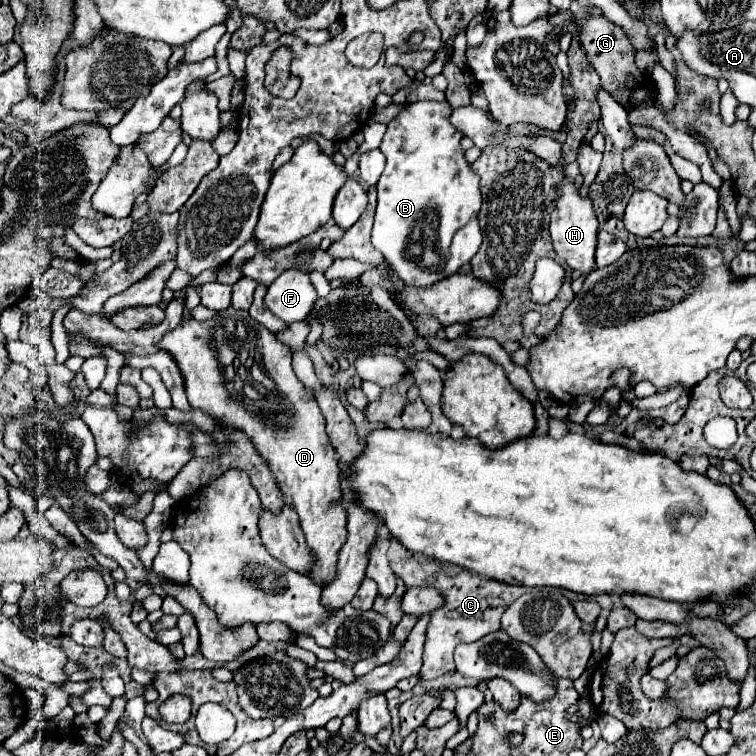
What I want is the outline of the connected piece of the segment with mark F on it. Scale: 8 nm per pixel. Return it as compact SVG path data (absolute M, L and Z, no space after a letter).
M297 269L283 271L269 287L265 295L265 307L283 319L285 323L303 321L317 299L309 275Z

